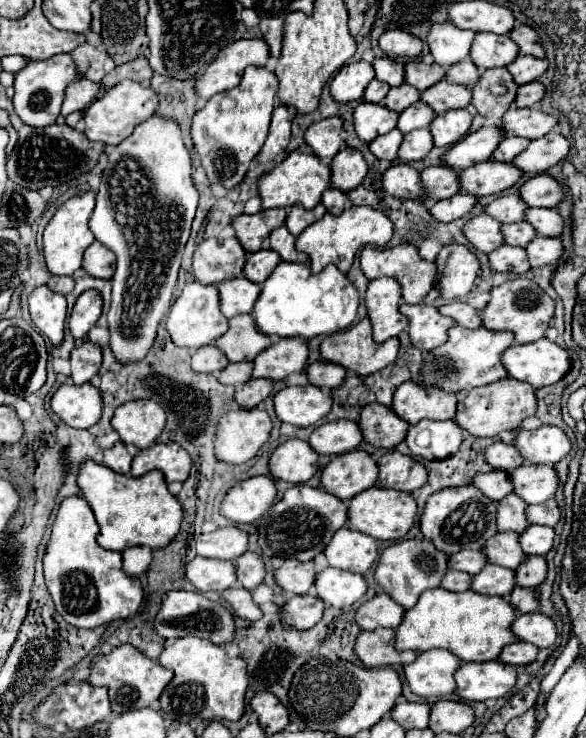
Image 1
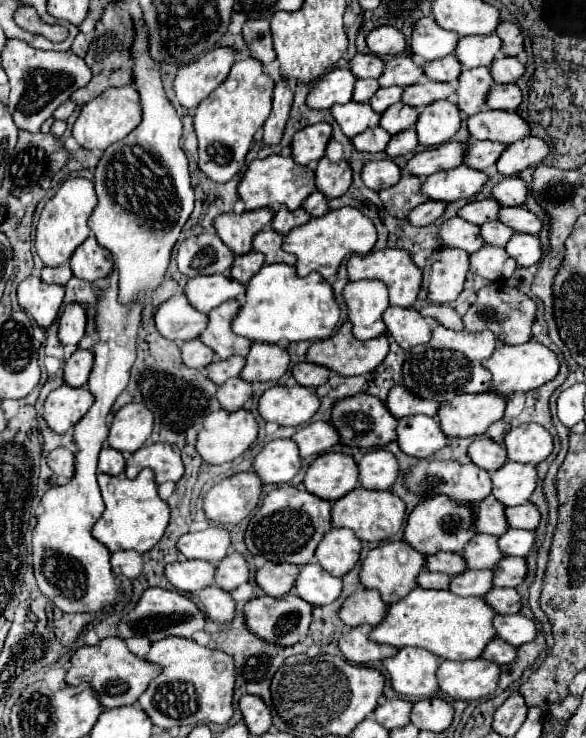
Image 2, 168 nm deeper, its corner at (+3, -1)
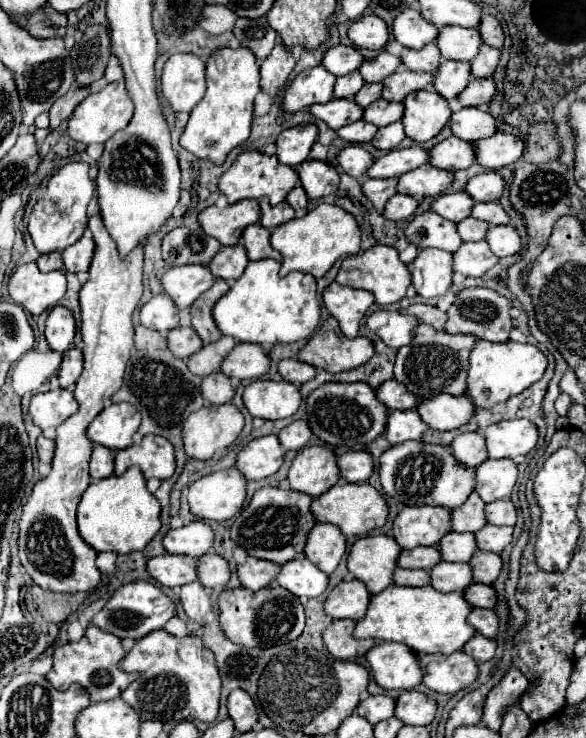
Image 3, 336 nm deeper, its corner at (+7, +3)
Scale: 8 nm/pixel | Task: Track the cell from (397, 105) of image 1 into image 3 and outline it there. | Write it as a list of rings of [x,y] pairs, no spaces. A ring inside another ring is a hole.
[[[364,84],[364,86],[356,92],[354,102],[356,102],[358,106],[366,108],[368,104],[372,104],[374,100],[380,98],[380,92],[382,92],[382,86],[380,86],[380,84]]]

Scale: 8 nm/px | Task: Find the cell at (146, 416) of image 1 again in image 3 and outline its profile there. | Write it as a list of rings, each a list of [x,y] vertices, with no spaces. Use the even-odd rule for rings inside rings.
[[[122,402],[110,404],[104,408],[88,426],[86,436],[100,446],[110,450],[128,448],[132,444],[132,436],[140,426],[140,412],[136,406]]]

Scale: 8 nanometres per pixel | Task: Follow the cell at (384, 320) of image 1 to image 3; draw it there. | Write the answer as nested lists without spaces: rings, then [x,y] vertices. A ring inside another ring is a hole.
[[[332,282],[322,292],[322,302],[328,308],[328,312],[338,320],[340,332],[348,338],[354,338],[358,336],[360,322],[364,320],[366,310],[374,304],[374,298],[370,292]]]

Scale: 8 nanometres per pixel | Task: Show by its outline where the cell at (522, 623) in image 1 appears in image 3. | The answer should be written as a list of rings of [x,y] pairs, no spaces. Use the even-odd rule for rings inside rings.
[[[472,608],[470,614],[468,614],[468,622],[478,634],[482,634],[486,638],[494,638],[496,632],[498,632],[498,618],[492,610]]]

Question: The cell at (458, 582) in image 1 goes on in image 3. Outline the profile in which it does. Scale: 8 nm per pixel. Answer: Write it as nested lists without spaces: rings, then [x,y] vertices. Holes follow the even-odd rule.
[[[396,568],[394,570],[394,584],[398,584],[398,586],[426,586],[426,584],[430,584],[430,576],[426,570]]]

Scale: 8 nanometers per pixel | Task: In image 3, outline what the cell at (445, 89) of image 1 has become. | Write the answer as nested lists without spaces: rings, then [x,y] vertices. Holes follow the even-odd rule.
[[[396,70],[396,74],[388,76],[382,82],[382,98],[402,102],[410,92],[432,88],[432,74],[430,72],[410,72],[410,70]]]

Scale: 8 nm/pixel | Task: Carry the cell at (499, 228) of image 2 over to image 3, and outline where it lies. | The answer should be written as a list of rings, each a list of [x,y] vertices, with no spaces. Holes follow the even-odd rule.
[[[468,216],[462,222],[458,222],[456,228],[458,228],[458,234],[460,234],[460,238],[464,242],[476,242],[476,240],[484,240],[488,224],[480,222],[480,220],[472,218],[472,216]]]

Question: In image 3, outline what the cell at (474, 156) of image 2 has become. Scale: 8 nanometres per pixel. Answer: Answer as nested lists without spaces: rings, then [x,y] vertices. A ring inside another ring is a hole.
[[[446,138],[432,148],[432,162],[430,166],[440,170],[460,170],[474,164],[474,150],[470,142],[460,138]]]

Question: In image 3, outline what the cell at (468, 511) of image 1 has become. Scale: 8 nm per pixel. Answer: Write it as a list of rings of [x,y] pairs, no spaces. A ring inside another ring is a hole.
[[[408,506],[394,518],[394,538],[404,550],[436,546],[450,532],[450,510],[440,506]]]

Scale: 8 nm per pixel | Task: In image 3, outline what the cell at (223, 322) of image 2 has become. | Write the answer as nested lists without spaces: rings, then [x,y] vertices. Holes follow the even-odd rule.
[[[216,280],[216,286],[212,286],[212,290],[208,290],[208,294],[202,294],[192,306],[190,306],[190,316],[192,316],[192,328],[198,332],[198,336],[202,338],[204,344],[216,342],[222,334],[214,324],[212,318],[212,306],[216,304],[216,300],[220,296],[224,296],[228,292],[228,282],[226,280]]]

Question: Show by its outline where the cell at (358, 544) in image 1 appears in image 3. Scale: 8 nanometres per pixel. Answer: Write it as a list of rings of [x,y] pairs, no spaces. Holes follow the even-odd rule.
[[[316,524],[306,540],[304,554],[322,572],[332,574],[346,552],[346,538],[338,526]]]

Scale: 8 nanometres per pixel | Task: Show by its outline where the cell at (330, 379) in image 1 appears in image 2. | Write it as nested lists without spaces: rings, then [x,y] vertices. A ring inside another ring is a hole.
[[[300,362],[294,366],[292,370],[296,382],[300,386],[306,386],[306,388],[318,388],[322,386],[324,382],[328,382],[328,374],[330,370],[324,368],[324,366],[316,366],[312,362]]]

